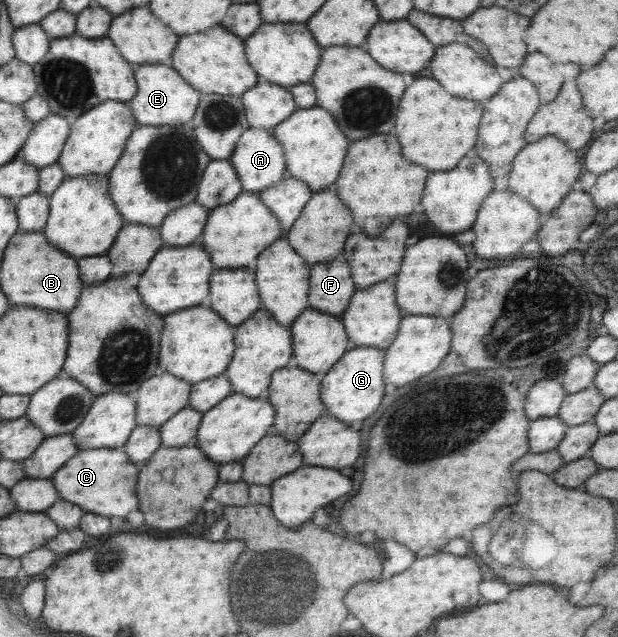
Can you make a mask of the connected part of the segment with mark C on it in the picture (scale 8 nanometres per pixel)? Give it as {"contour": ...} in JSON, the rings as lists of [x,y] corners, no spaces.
{"contour":[[[123,447],[79,450],[50,478],[61,499],[79,506],[86,513],[100,514],[106,518],[124,518],[138,508],[136,480],[138,468],[130,462]]]}

